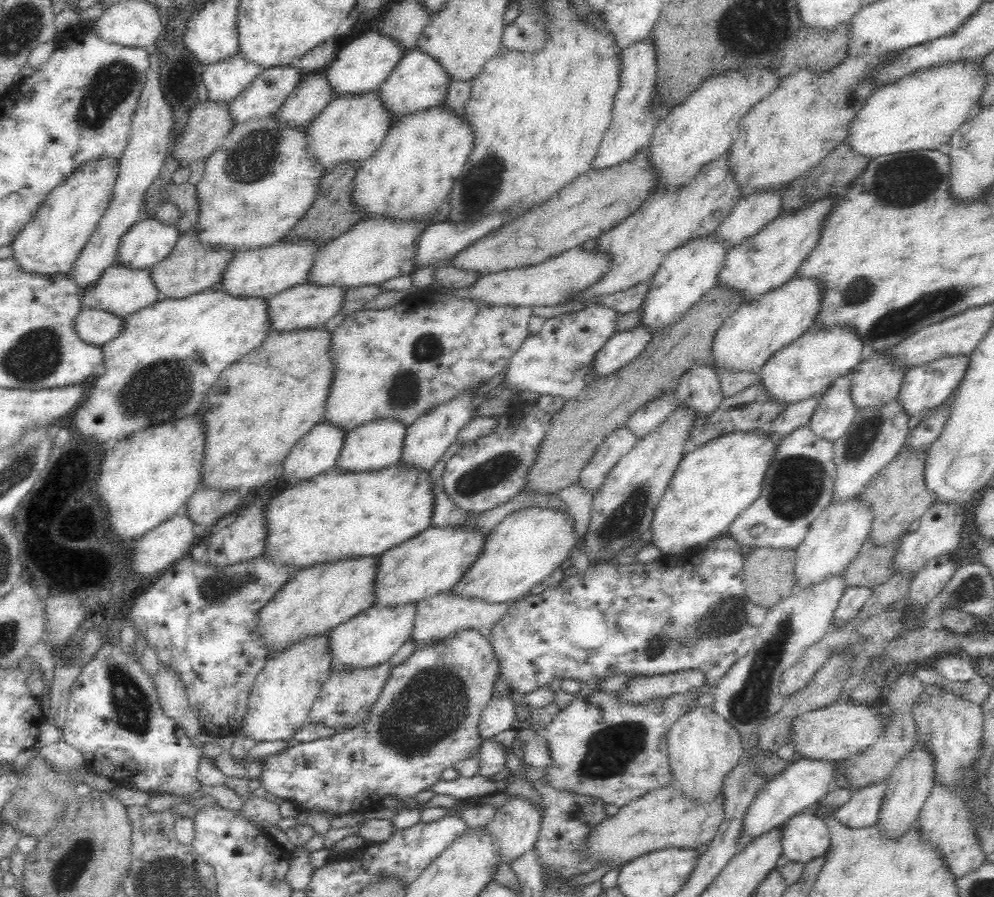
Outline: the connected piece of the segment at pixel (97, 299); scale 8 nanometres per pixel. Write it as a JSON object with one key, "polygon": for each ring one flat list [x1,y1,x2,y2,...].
{"polygon":[[117,263,106,268,100,277,92,292,81,292,80,308,96,307,126,317,160,299,160,290,154,283,151,267,132,268,130,265]]}

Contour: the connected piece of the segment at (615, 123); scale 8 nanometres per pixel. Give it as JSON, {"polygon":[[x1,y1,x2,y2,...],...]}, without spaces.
{"polygon":[[652,32,643,39,624,47,621,52,622,72,620,76,620,88,616,92,612,122,604,134,597,155,591,162,594,168,614,166,619,162,628,160,637,150,648,147,656,126,651,116,649,104,651,94,654,92,657,72,656,41]]}

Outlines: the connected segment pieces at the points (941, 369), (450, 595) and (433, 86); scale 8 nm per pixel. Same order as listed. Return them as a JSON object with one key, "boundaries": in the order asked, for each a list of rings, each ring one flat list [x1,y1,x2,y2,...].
{"boundaries":[[[954,355,942,356,938,360,926,362,909,368,904,376,903,387,900,388,898,399,904,403,904,408,907,409,910,416,915,412,923,411,924,409,942,405,946,400,952,398,957,391,964,376,970,367,970,355]],[[446,589,437,595,429,596,416,603,416,618,411,640,418,646,422,643,448,636,465,628,475,628,489,636,496,621,507,611,509,603,495,603,477,596,464,596,454,589]],[[416,44,407,50,400,62,396,64,396,68,392,69,391,75,378,89,383,96,384,104,392,111,396,120,409,112,424,110,444,101,450,90,450,82,452,77,444,70,444,65]]]}

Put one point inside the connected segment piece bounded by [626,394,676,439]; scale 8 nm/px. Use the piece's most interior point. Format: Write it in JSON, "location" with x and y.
{"location":[644,420]}

